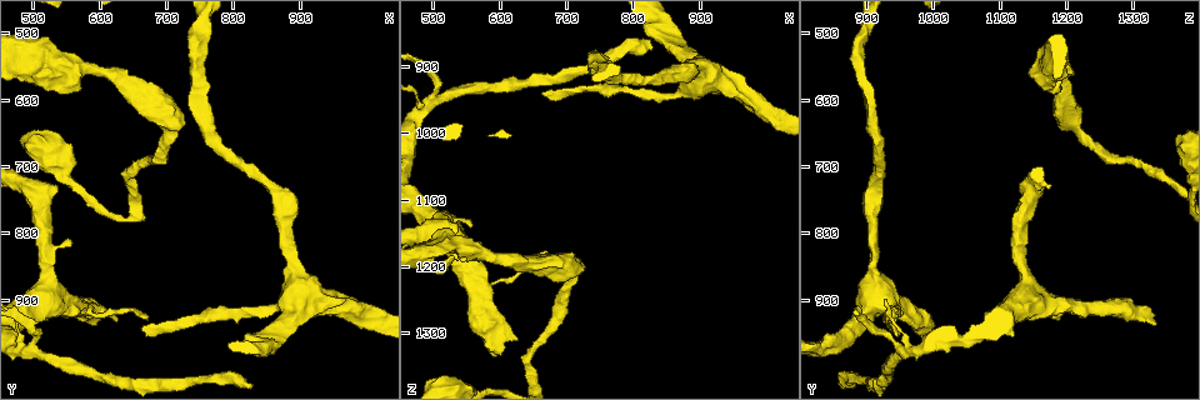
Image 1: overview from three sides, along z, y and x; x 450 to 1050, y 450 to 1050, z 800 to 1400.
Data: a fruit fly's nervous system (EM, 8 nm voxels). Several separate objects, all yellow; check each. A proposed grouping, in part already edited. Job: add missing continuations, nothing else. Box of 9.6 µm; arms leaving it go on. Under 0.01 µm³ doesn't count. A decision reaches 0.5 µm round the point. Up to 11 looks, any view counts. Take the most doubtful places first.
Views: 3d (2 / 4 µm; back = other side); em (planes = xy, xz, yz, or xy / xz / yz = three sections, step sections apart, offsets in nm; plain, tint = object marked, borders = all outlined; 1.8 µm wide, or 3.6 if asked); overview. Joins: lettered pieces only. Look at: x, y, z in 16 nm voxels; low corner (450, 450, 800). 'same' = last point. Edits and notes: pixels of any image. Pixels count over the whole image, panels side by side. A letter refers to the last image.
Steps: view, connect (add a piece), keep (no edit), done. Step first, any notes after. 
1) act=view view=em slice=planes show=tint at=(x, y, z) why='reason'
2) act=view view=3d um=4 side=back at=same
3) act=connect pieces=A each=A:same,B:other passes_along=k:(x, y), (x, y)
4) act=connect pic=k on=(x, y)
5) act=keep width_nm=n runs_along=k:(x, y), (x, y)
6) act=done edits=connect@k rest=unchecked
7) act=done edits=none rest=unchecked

act=view view=3d um=4 at=(660, 945, 940) why='long arm stops here'

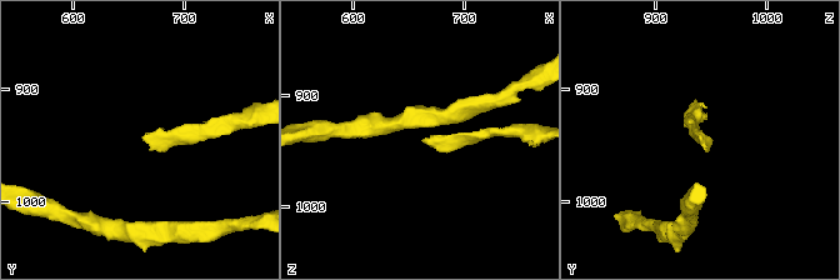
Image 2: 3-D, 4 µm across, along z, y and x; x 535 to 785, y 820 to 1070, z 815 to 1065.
act=view view=em slice=planes show=borders at=(660, 946, 938) why='shape alone is not enough'

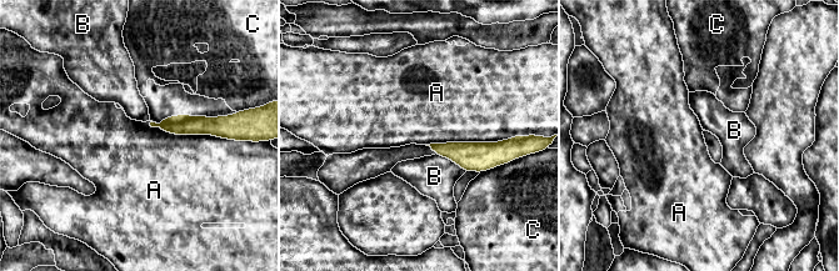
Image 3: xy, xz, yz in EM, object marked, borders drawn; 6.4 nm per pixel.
act=keep each=A:other,B:other,C:other border=3:(149, 123), (173, 134), (225, 139) found='no lettered piece goes on from it'

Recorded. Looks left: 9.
act=view view=em um=3.6 slice=xz step=8 show=borders at=(570, 905, 1220)

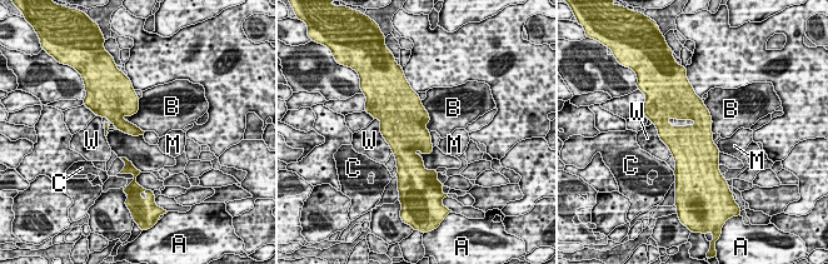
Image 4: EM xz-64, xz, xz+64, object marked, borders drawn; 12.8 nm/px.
act=view view=em um=3.6 slice=planes show=borders at=same why='cut it another way'

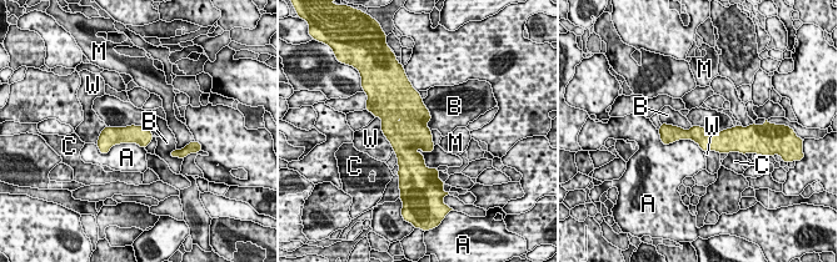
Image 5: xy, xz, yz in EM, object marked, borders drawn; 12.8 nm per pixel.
act=keep width_nm=240 longest_contact=A:700nm each=A:other,B:other,C:other,M:other,W:other found='no lettered piece goes on from it'

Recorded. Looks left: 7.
act=view view=em um=3.6 slice=yz step=8 show=plain at=(880, 905, 930) why='calibre changes'

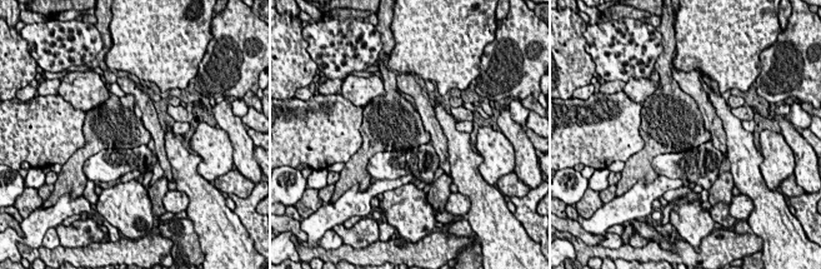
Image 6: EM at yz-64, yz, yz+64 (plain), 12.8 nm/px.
act=view view=em um=3.6 slice=yz step=8 show=borders at=same why='what lies round it'

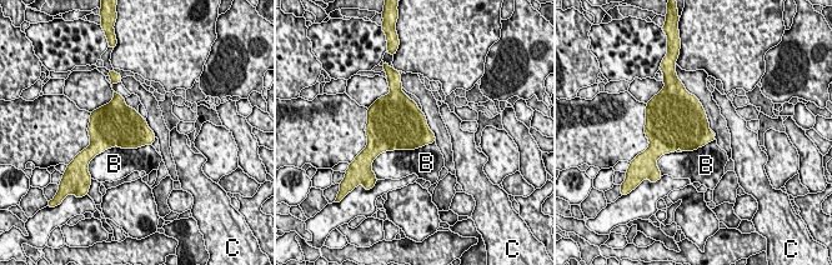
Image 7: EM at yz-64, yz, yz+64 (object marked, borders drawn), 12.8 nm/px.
act=keep width_nm=500 each=B:other,C:other border=7:(151, 144), (113, 146), (98, 155) found='no lettered piece goes on from it'

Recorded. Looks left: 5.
act=view view=em slice=xz step=16 show=tint at=(850, 725, 910) why='thick turns thin'

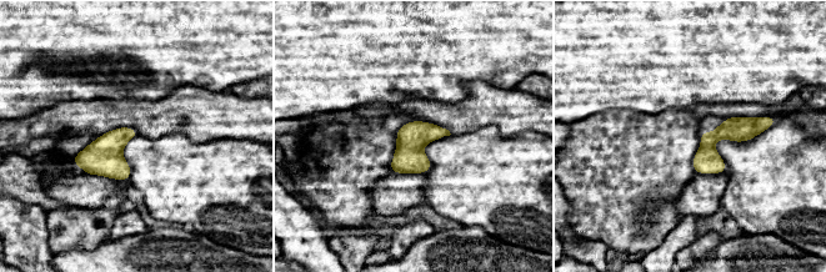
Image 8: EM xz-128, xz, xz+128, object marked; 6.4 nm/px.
act=view view=em slice=planes show=borders at=same

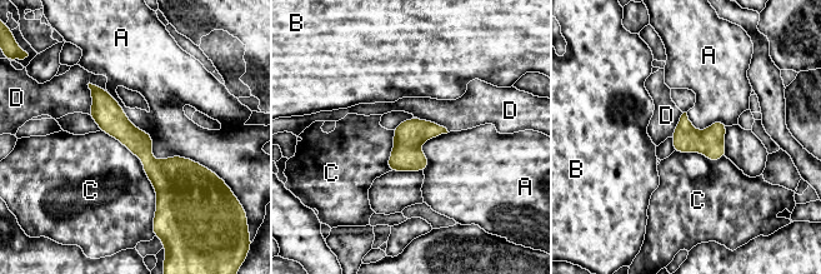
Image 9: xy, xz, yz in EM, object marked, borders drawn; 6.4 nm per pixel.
act=keep width_nm=180 each=A:other,B:other,C:other,D:other found='none of them fits'

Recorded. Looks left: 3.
act=done edits=none rest=unchecked

